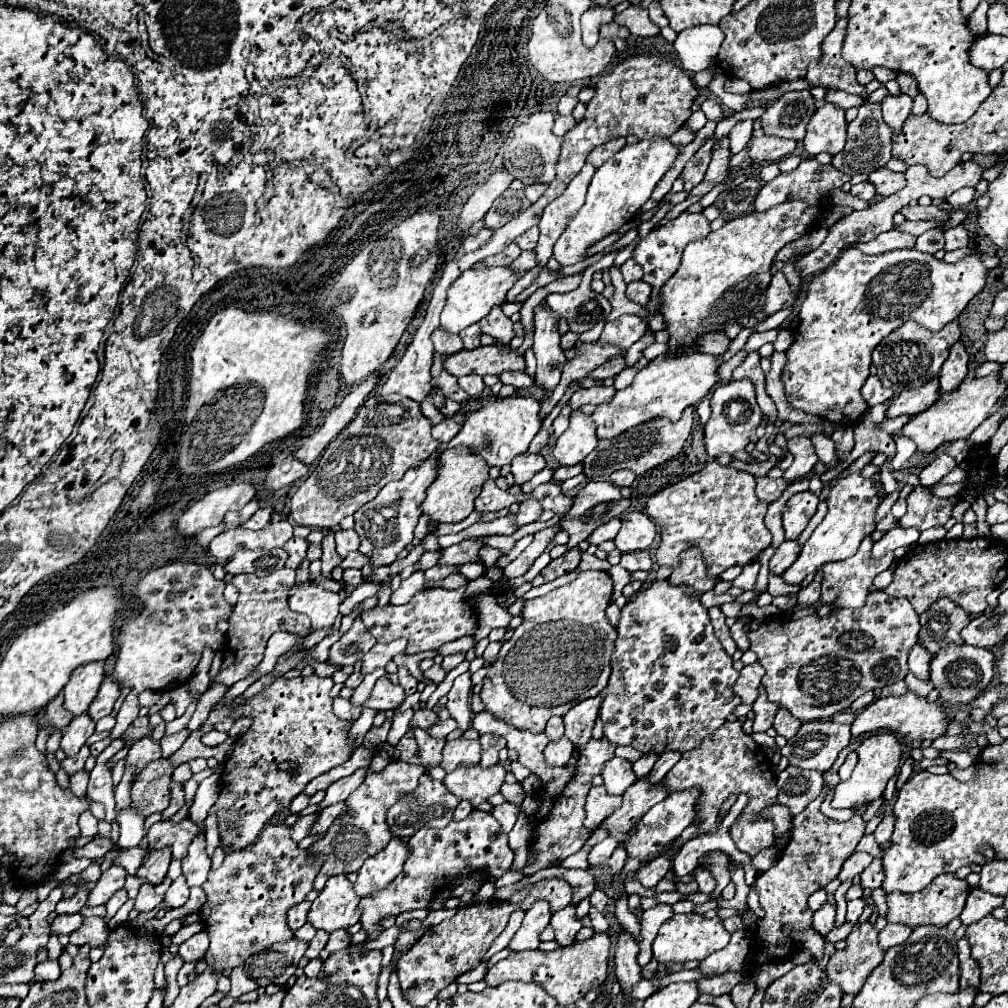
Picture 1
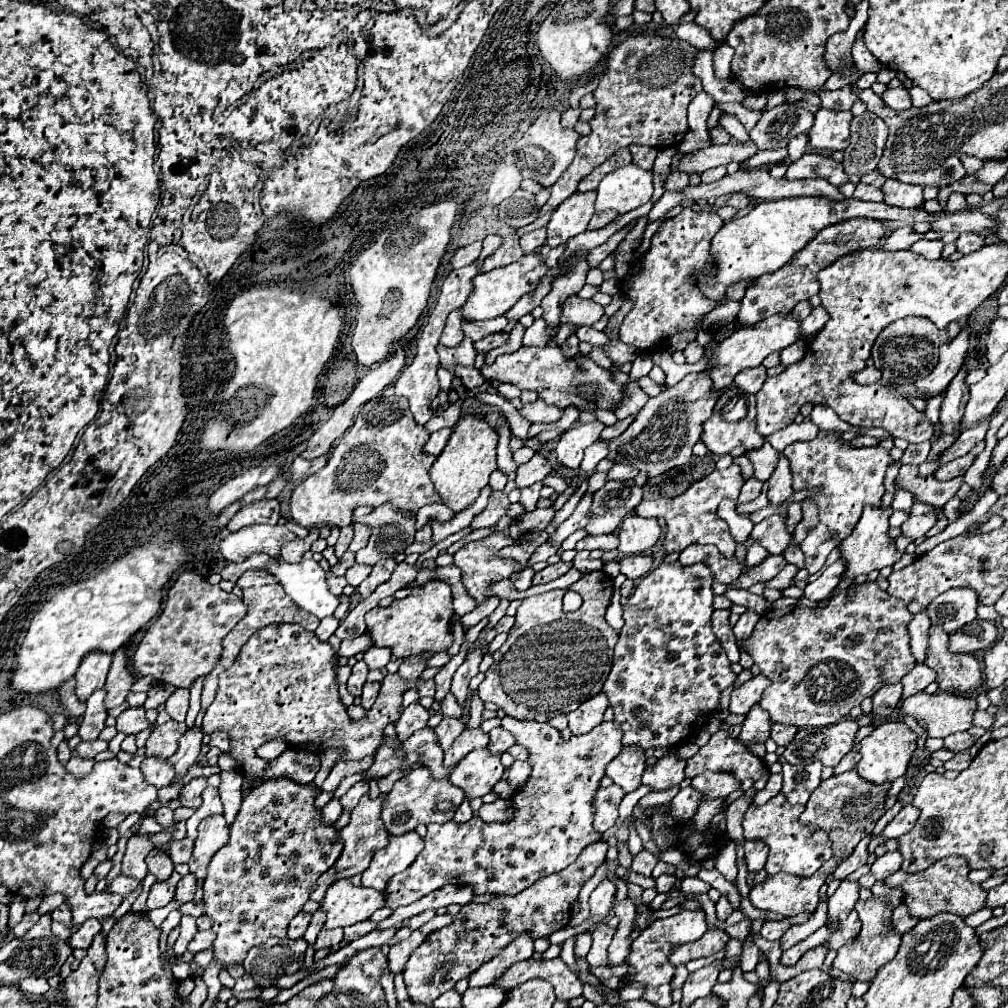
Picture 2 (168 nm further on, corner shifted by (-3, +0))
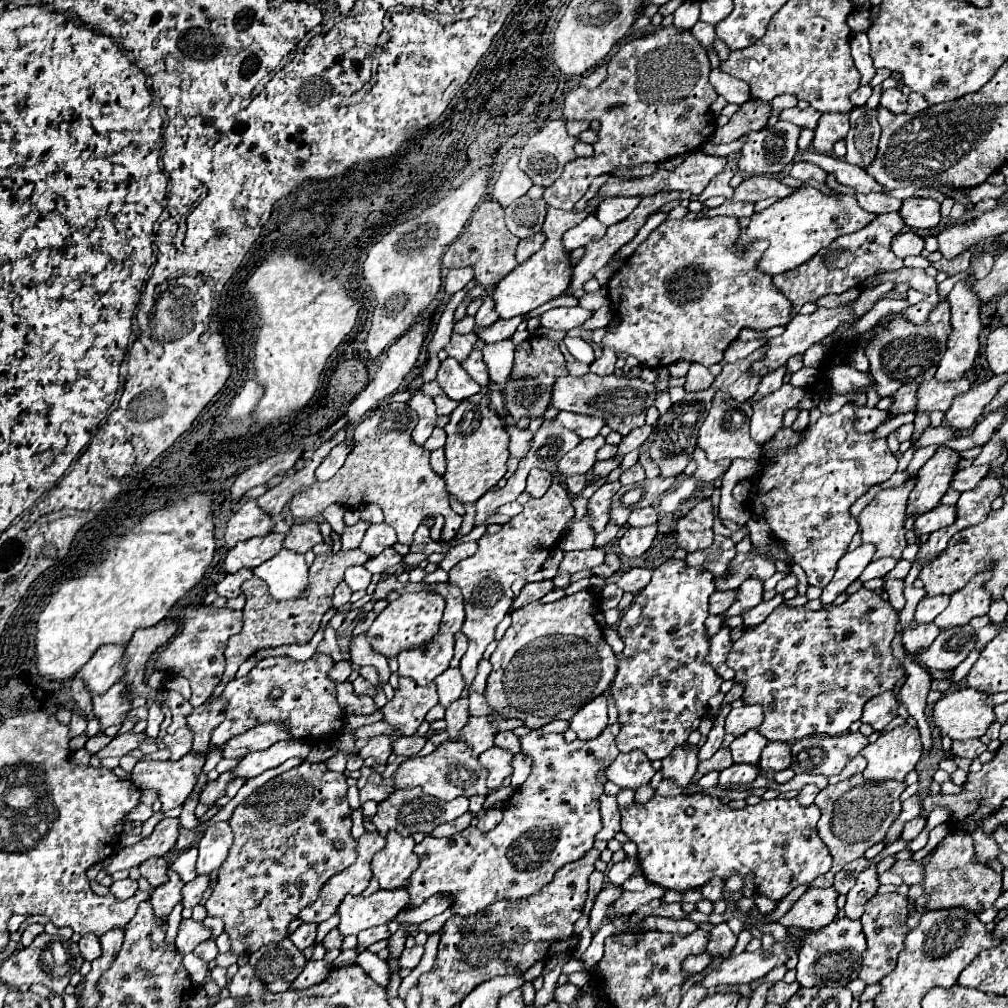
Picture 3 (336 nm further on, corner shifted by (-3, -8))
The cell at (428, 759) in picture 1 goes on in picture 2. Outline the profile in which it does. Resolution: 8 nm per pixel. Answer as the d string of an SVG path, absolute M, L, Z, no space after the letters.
M444 716L442 722L434 728L434 732L438 734L438 742L442 746L442 750L448 750L452 746L452 742L456 740L456 736L466 728L466 724L462 722L462 718L452 718L452 716Z

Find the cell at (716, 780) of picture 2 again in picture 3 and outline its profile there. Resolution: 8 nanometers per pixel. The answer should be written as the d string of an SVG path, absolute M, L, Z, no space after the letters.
M732 764L730 768L722 770L718 776L718 788L732 790L734 786L752 784L758 776L758 768L752 764Z

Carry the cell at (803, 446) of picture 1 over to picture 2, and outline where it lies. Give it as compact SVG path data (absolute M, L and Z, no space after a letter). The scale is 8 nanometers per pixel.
M820 430L818 436L810 442L796 442L784 450L784 456L790 462L792 472L792 488L794 491L820 488L822 492L812 494L818 504L820 522L818 528L808 528L806 538L800 548L806 556L806 570L816 574L822 570L828 554L854 530L854 522L858 522L862 508L866 504L878 506L884 496L884 474L892 462L890 450L880 446L872 448L854 448L850 442L840 438L840 432Z

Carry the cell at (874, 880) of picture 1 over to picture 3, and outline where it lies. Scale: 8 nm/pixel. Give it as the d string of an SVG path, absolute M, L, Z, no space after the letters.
M904 860L904 862L894 862L890 866L890 872L892 874L898 874L902 878L904 884L912 886L912 884L920 884L922 882L922 876L924 876L924 870L920 866L920 862L914 862L914 860Z

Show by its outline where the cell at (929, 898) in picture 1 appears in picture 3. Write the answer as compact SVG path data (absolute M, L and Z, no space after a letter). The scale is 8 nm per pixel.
M950 832L934 850L930 864L924 870L922 880L924 894L928 898L926 910L946 910L946 908L966 908L974 914L982 914L992 908L996 898L1002 894L1002 876L992 868L974 862L972 838L966 832Z

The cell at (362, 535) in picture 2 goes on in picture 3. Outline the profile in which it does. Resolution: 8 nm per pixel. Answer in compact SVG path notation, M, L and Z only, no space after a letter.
M372 524L366 534L364 534L364 540L360 544L360 550L368 556L378 556L384 548L388 546L394 546L396 544L396 532L392 526L388 524Z

